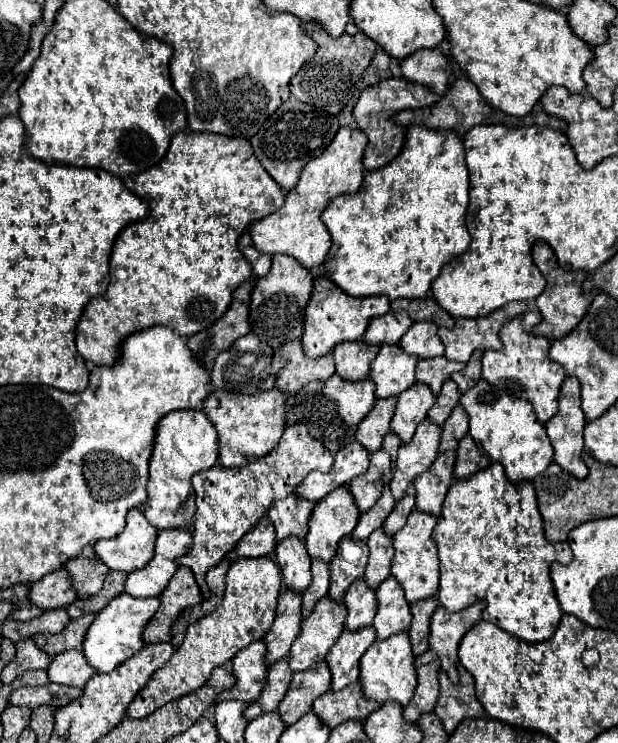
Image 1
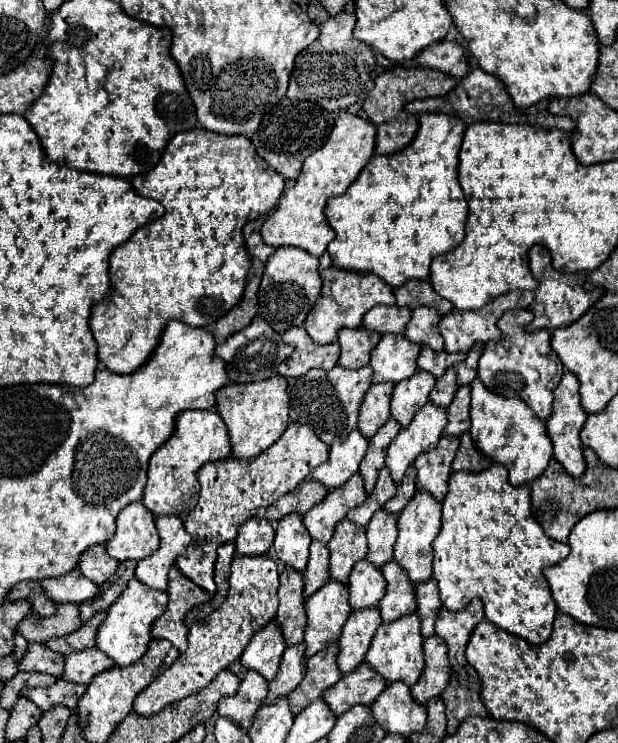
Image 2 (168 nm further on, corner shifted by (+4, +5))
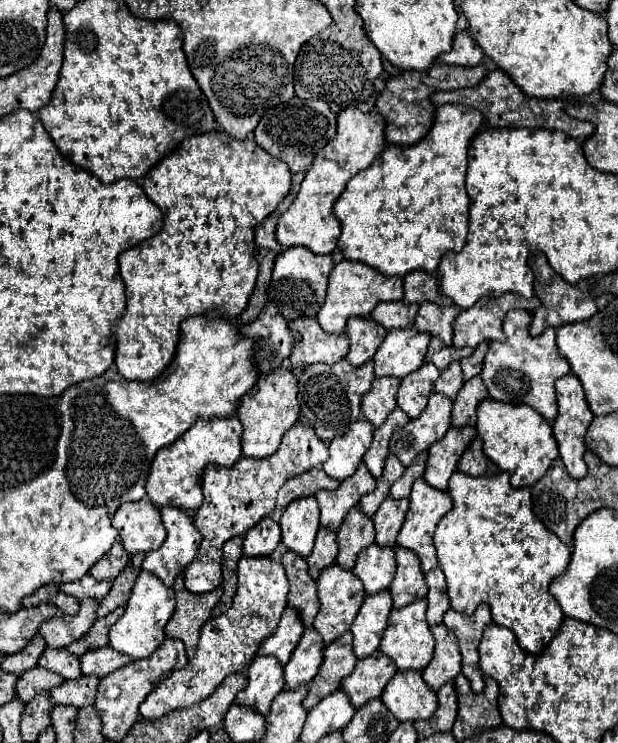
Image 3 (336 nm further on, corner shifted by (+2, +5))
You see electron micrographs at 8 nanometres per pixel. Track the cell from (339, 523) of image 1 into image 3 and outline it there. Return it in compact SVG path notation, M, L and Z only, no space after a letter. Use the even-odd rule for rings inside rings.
M361 463L355 471L355 475L341 481L341 485L335 491L321 489L315 497L319 501L321 509L321 525L327 529L337 531L345 515L359 503L359 499L375 489L375 477L369 473L369 469Z

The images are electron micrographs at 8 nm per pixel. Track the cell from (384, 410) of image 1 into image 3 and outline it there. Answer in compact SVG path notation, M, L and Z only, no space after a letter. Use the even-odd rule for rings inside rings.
M381 377L381 379L375 379L369 393L363 395L361 411L373 423L373 427L383 425L387 415L397 407L395 395L397 395L399 383L401 381L395 377Z

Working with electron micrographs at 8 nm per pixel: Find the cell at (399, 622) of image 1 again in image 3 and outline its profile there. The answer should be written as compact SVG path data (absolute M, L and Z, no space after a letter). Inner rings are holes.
M397 549L397 571L391 583L391 595L393 595L393 607L405 607L421 597L427 595L427 583L421 573L419 557L411 549Z

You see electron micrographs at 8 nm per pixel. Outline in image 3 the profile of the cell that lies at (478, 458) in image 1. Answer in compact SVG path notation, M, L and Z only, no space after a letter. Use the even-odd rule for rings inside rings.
M475 437L475 441L469 445L469 449L463 453L461 461L459 461L459 471L479 477L479 475L497 475L499 467L485 457L483 453L483 441L479 437Z

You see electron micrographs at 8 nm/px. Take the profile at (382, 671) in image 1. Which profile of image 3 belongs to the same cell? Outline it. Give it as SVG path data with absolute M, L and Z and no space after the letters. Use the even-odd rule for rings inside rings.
M419 599L419 601L411 603L411 605L407 605L405 609L393 609L391 615L389 615L389 625L387 625L385 633L383 633L379 649L395 661L399 671L405 671L405 669L421 671L433 657L435 637L429 631L429 625L425 621L425 611L427 611L427 601Z

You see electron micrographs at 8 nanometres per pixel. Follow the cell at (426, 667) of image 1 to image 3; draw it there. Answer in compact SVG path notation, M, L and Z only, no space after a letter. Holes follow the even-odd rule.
M439 623L433 625L431 631L435 635L437 645L431 663L423 669L423 679L433 691L437 691L441 685L455 679L461 673L461 651L455 633L449 627Z

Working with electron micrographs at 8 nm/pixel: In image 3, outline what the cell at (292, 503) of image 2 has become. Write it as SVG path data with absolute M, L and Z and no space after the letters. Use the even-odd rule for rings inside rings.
M309 469L297 477L291 477L285 485L283 491L289 495L289 499L299 499L299 497L311 497L319 489L335 489L339 481L331 479L323 469Z

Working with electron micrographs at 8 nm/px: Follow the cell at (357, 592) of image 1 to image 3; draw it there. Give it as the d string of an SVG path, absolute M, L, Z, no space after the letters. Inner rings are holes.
M373 543L359 553L353 573L363 581L365 593L377 593L391 585L393 573L397 569L395 549L395 545L383 547Z

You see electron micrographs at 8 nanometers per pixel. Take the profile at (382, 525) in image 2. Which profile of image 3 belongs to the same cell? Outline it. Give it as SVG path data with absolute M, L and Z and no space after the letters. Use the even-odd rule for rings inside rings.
M387 497L377 513L373 515L375 531L377 531L377 543L379 545L393 545L395 537L405 521L405 513L409 509L409 499L391 499Z

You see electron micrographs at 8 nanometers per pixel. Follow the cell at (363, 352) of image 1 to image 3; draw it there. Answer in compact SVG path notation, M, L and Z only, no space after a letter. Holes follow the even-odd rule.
M351 317L347 321L347 335L351 341L347 359L353 367L361 367L363 363L373 359L377 347L383 343L387 335L387 329L371 317Z

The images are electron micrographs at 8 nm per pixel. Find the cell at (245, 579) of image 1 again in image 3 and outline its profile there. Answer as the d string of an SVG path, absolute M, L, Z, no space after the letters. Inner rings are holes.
M243 555L237 565L237 577L239 585L231 609L203 625L199 647L191 663L179 671L173 671L167 679L161 681L161 685L155 687L153 693L149 693L147 701L141 705L141 715L145 719L153 721L175 709L191 707L203 701L219 687L227 675L243 671L243 667L247 667L257 655L259 645L277 629L283 609L287 607L289 593L289 581L283 565L271 557Z

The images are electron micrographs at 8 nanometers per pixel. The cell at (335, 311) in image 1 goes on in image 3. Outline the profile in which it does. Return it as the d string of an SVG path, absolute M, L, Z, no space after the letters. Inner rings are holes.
M341 261L335 265L329 277L327 299L317 315L319 325L327 333L343 333L349 317L367 317L381 301L401 301L403 299L403 277L387 277L377 273L373 267L355 261Z

